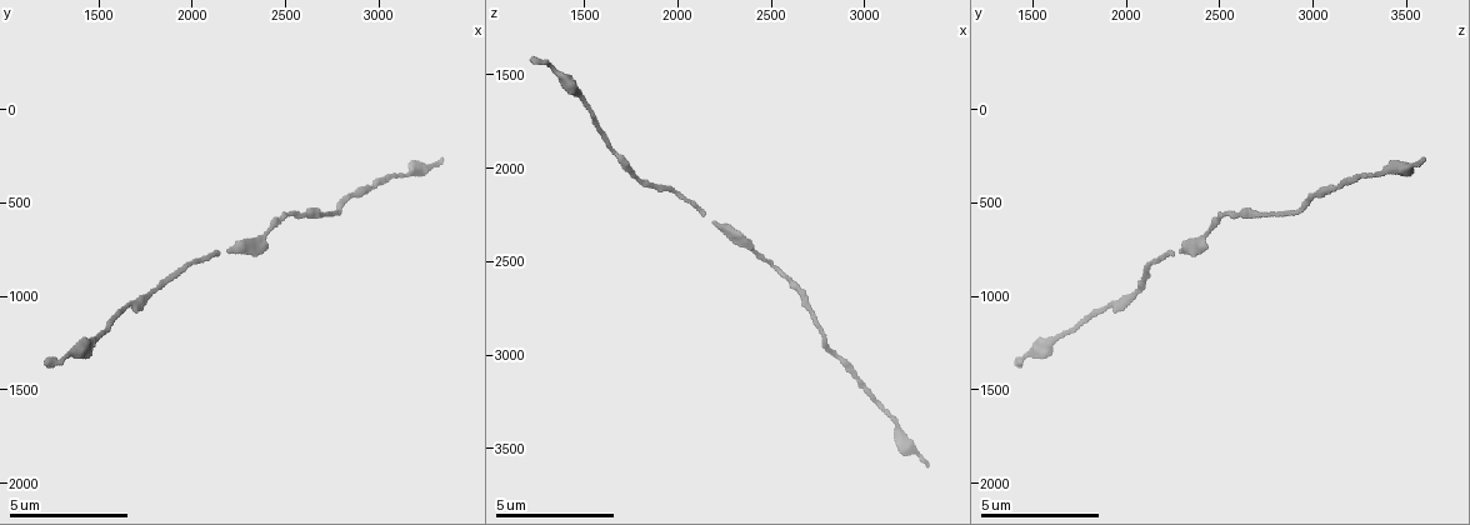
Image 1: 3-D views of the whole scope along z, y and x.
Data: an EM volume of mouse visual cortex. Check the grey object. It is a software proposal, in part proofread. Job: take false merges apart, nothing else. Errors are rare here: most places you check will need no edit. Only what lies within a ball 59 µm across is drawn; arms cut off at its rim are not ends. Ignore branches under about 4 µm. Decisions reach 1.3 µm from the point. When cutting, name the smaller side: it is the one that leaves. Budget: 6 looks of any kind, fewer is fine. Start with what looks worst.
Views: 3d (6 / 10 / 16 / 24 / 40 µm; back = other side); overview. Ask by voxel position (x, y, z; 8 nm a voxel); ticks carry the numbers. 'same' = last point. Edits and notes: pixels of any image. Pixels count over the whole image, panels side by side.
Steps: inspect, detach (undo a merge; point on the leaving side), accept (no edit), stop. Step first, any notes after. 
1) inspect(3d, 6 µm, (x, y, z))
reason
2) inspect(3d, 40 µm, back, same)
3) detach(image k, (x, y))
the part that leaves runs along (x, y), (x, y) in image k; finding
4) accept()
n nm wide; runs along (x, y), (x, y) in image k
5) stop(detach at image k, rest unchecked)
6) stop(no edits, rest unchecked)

inspect(3d, 10 µm, (2300, 740, 2340))

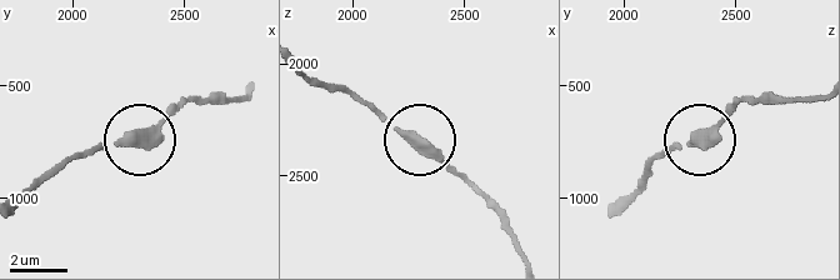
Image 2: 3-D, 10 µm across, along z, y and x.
inspect(3d, 6 µm, (2290, 740, 2330))
closer look

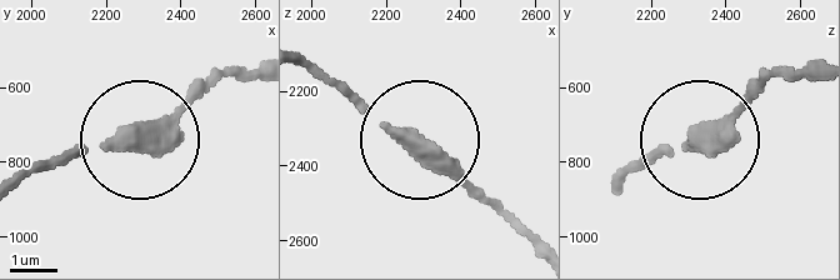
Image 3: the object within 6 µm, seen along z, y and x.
accept()
side arm 14 µm; runs along (145, 134), (85, 141), (41, 165) in image 3; all the same cell

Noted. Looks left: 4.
inspect(3d, 16 µm, (2800, 520, 2940))
thick turns thin

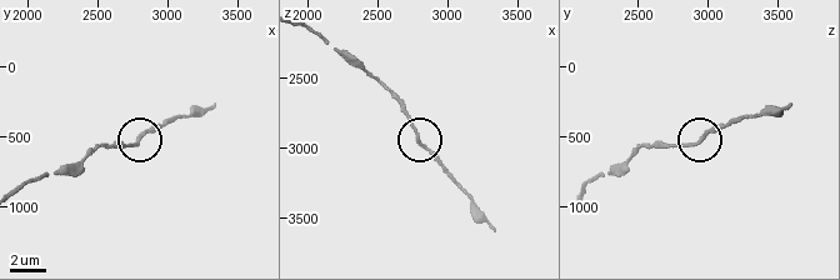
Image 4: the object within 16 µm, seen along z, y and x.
accept()
170 nm wide; all the same cell

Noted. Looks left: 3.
inspect(3d, 10 µm, (1600, 1080, 1840))
calibre changes

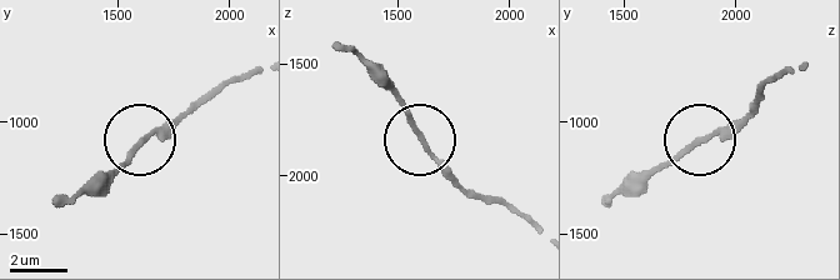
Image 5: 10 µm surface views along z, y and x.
accept()
runs along (798, 65), (765, 84), (748, 115), (676, 150), (635, 191) in image 5; one cell here

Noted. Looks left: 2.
stop(no edits, rest unchecked)

